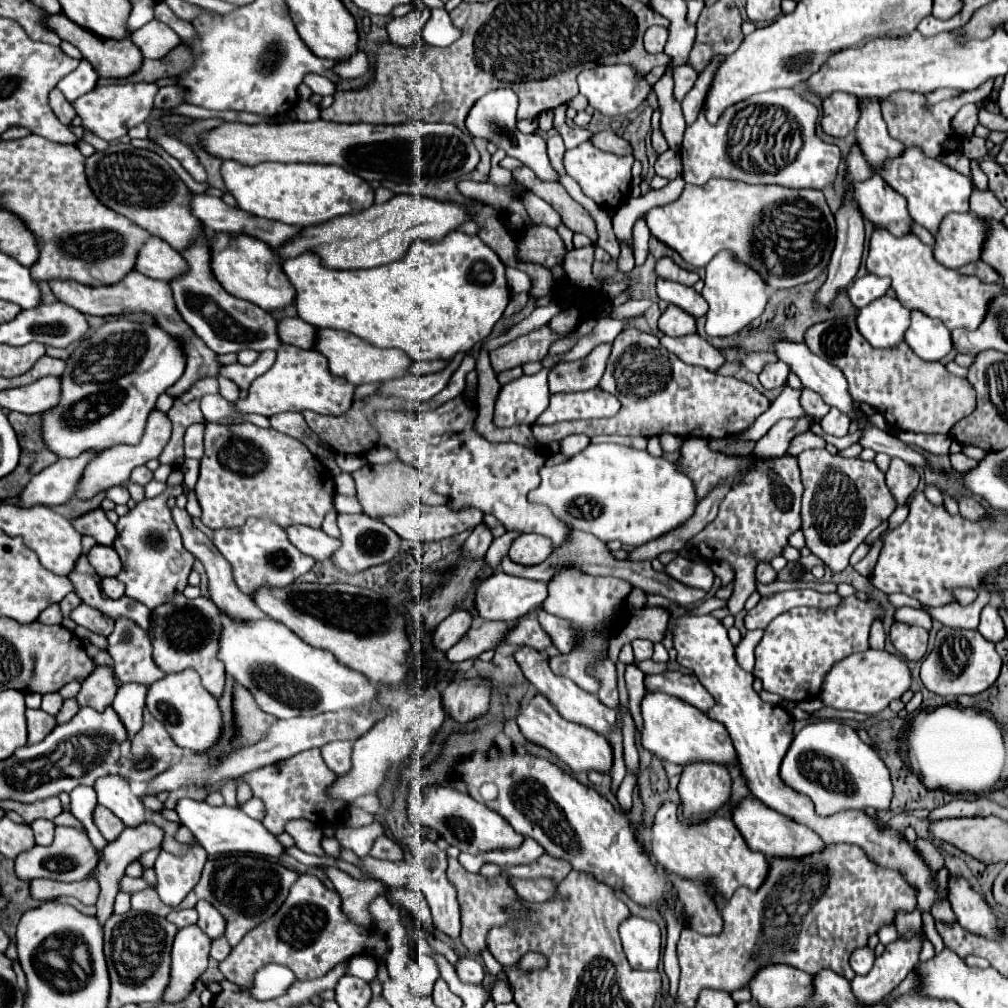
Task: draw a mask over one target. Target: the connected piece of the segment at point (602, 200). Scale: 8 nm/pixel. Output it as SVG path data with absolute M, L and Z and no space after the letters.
M589 141L581 143L579 147L565 153L565 171L569 177L573 177L583 193L593 199L599 207L607 211L617 211L627 199L629 199L629 185L631 185L631 165L633 155L615 155L599 151L597 147L591 147Z

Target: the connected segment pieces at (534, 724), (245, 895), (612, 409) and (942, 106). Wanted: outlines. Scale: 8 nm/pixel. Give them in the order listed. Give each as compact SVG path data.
M535 695L527 703L527 707L523 707L523 711L517 715L517 725L519 725L519 729L527 741L551 751L573 773L601 771L603 775L611 775L611 767L613 767L611 743L603 735L599 735L599 733L595 733L583 725L575 725L575 723L563 719L543 695Z
M227 853L219 859L209 859L205 863L201 881L175 909L191 909L195 907L197 899L207 899L225 917L227 921L225 937L229 945L235 947L247 931L251 931L253 927L261 925L263 921L271 919L277 913L297 877L299 875L295 871L283 867L277 861L269 861L267 857L247 853Z
M601 387L577 393L553 393L549 407L539 415L537 423L553 425L559 421L613 417L619 407L619 399Z
M989 79L987 83L983 83L979 89L971 89L971 91L961 91L959 95L945 99L937 105L933 105L929 111L923 111L923 95L889 95L887 99L883 99L881 103L881 111L883 111L883 119L887 123L889 135L897 141L901 141L905 147L919 147L927 157L937 157L943 153L943 141L953 137L953 129L951 129L951 119L955 117L955 113L971 101L983 101L989 97L993 89L993 79Z

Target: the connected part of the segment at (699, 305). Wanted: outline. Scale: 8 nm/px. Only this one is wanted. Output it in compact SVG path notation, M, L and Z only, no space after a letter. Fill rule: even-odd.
M663 277L657 279L657 295L659 295L659 299L673 303L673 305L681 307L683 311L691 313L695 319L705 315L709 309L707 301L693 287L687 287L687 285L681 285L681 283L663 279Z

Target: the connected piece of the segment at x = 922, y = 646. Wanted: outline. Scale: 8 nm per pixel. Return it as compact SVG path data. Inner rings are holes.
M893 623L889 631L893 647L909 661L921 661L927 651L927 631L909 627L903 623Z

